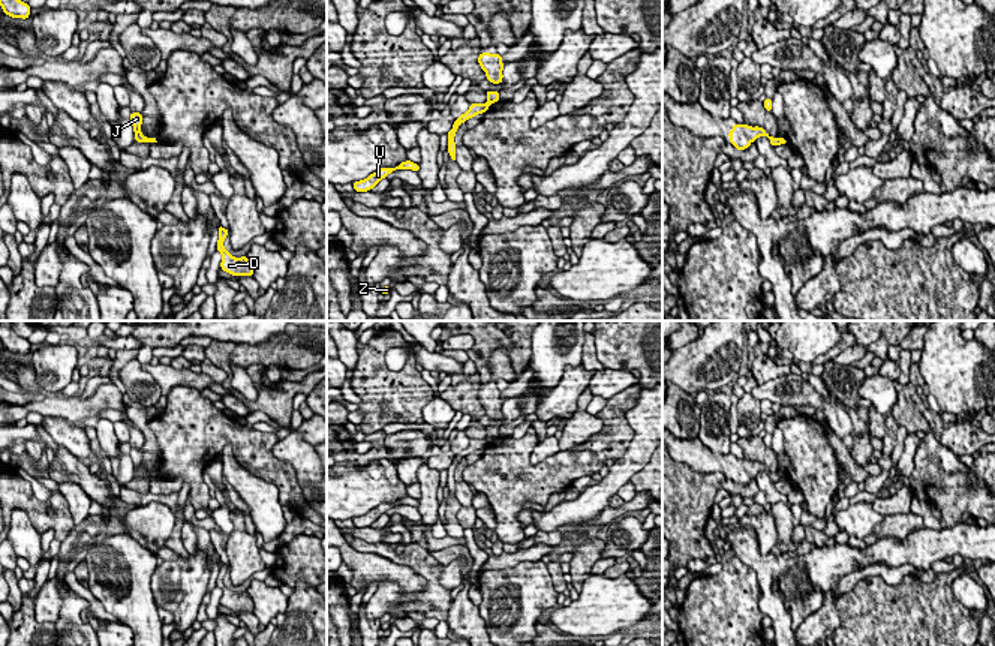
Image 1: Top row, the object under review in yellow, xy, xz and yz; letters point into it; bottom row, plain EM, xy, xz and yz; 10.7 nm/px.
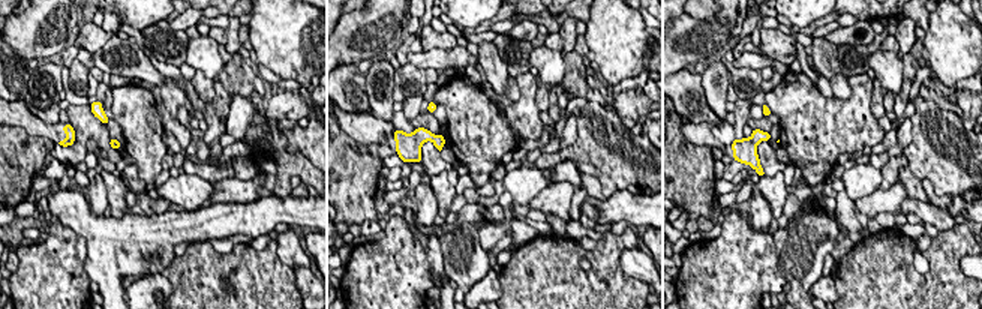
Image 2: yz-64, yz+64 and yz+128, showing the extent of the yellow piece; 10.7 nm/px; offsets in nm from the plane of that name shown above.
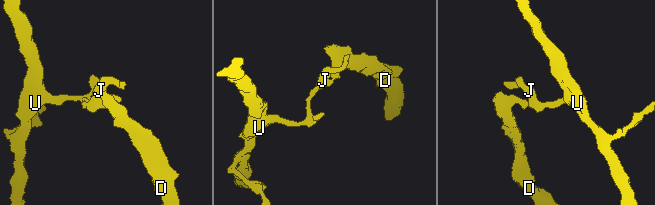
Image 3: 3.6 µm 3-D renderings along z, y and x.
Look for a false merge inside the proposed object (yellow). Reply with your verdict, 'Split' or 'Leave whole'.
Split

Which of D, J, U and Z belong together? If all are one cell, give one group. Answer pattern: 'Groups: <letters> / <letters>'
Groups: D / J U Z

